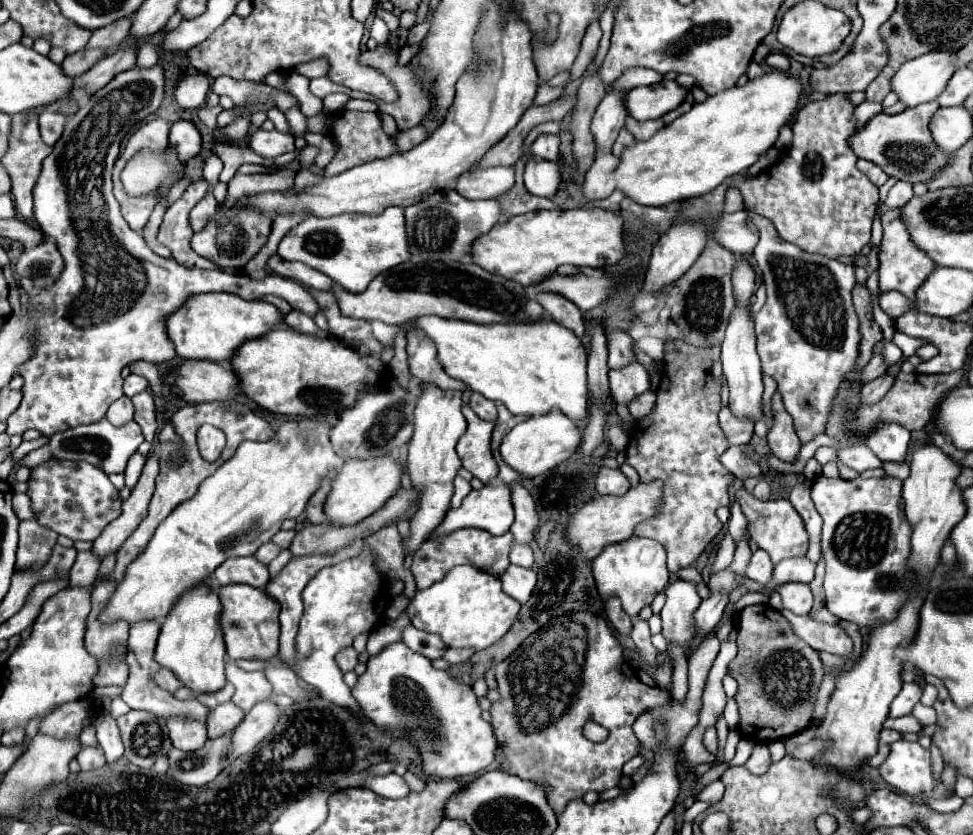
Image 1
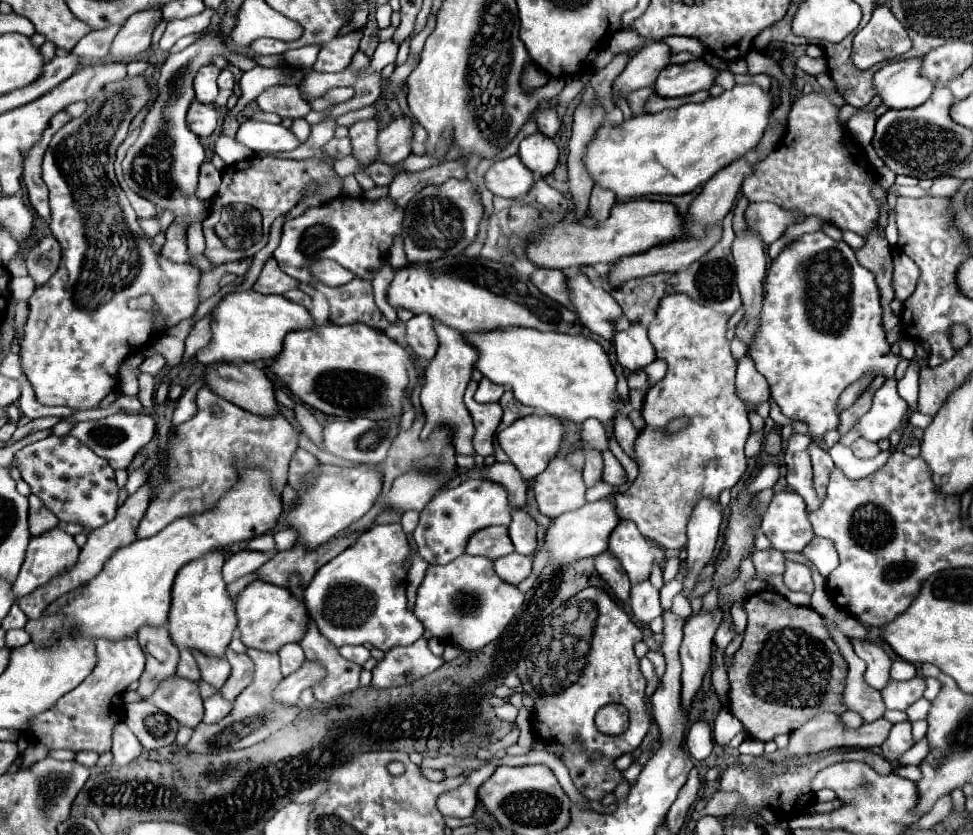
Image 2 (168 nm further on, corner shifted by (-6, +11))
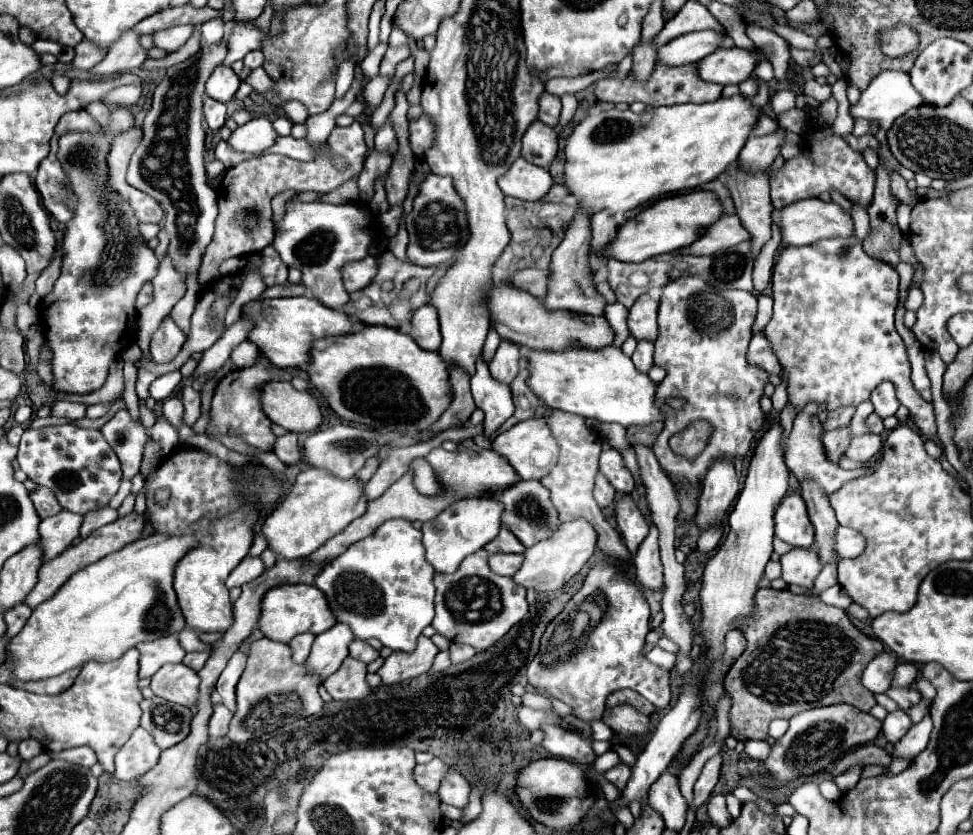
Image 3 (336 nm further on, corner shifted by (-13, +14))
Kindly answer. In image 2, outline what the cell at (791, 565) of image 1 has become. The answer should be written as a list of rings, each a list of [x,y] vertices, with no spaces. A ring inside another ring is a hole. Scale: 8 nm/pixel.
[[[816,536],[816,538],[802,550],[802,554],[804,554],[806,560],[810,560],[810,562],[818,568],[818,572],[820,572],[824,578],[838,566],[838,554],[836,554],[836,550],[834,550],[834,546],[832,546],[830,540],[824,540],[824,538],[818,538],[818,536]]]

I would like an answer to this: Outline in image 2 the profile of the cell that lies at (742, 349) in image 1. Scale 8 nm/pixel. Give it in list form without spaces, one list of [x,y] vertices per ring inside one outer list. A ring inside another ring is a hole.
[[[744,230],[742,236],[736,236],[732,252],[734,252],[734,262],[736,262],[736,282],[738,282],[738,288],[742,294],[742,308],[744,308],[744,316],[736,324],[736,338],[740,338],[746,344],[746,348],[750,348],[752,336],[756,336],[756,328],[760,326],[760,312],[762,312],[762,298],[764,298],[764,276],[768,270],[768,258],[766,258],[764,244],[760,242],[760,238],[748,230]]]

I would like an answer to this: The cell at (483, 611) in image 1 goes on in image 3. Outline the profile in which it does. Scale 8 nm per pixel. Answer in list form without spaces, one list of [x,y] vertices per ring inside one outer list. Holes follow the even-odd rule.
[[[485,549],[467,557],[455,573],[435,575],[435,587],[437,597],[435,597],[433,627],[449,641],[467,643],[479,653],[495,645],[529,611],[525,589],[515,585],[511,577],[495,575],[487,565]]]

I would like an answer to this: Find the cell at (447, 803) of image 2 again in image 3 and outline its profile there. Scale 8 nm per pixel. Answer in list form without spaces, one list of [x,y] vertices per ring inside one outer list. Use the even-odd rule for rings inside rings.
[[[453,767],[445,773],[443,781],[441,781],[441,789],[439,789],[439,797],[443,803],[453,805],[453,807],[465,807],[469,801],[469,791],[471,785],[467,783],[467,779],[455,771]]]

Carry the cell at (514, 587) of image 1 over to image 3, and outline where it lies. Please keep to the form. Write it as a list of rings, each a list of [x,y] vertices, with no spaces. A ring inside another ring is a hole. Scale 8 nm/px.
[[[503,553],[489,555],[489,567],[497,575],[511,577],[519,569],[521,563],[523,563],[523,557],[521,555],[503,555]]]

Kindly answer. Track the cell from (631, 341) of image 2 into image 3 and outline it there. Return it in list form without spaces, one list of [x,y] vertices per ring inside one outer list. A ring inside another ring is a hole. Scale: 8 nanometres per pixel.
[[[643,293],[629,309],[627,325],[629,325],[629,331],[637,337],[637,341],[657,339],[657,307],[659,307],[659,301]]]

